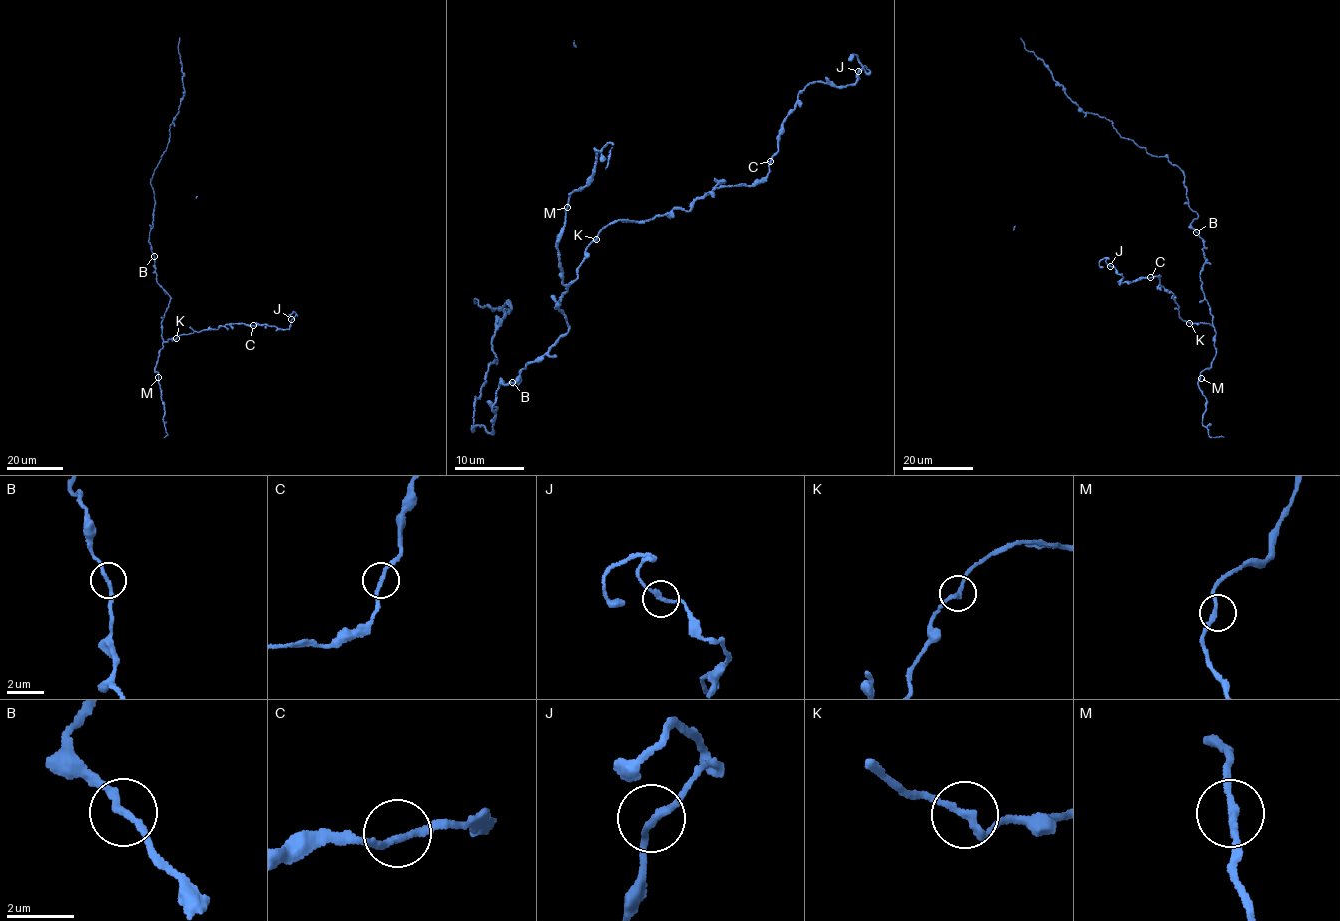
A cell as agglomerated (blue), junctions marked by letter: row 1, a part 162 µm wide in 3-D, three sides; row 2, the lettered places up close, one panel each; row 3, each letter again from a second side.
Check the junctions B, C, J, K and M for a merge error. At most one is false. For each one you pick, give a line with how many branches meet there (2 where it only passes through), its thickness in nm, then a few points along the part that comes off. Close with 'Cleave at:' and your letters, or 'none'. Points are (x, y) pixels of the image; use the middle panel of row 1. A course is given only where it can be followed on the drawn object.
Cleave at: none

